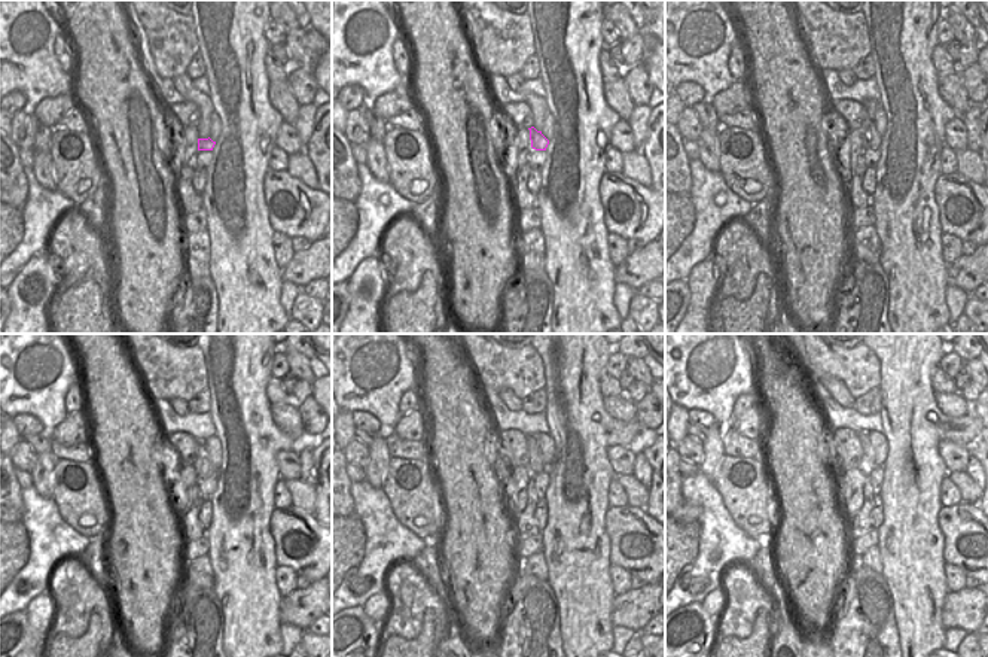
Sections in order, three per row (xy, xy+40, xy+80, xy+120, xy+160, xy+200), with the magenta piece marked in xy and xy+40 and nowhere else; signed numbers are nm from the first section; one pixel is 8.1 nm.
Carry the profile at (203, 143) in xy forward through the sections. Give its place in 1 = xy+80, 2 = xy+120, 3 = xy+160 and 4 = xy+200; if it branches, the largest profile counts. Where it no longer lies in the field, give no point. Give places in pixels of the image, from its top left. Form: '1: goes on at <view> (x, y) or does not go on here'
1: goes on at xy+80 (869, 134)
2: goes on at xy+120 (203, 467)
3: goes on at xy+160 (536, 464)
4: goes on at xy+200 (863, 435)

